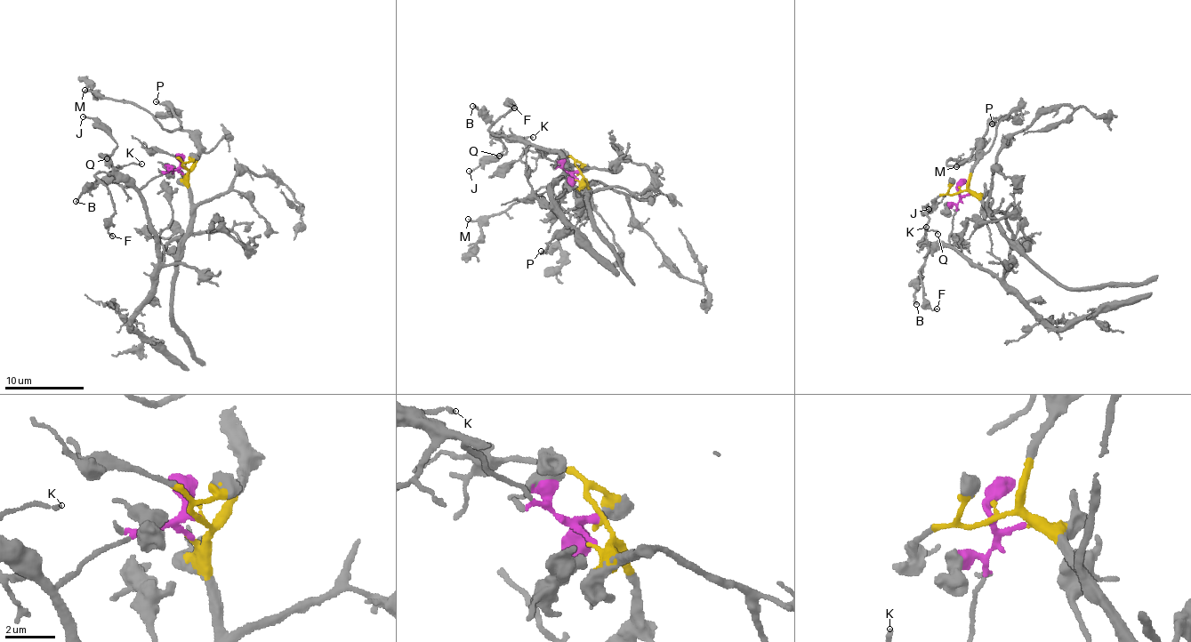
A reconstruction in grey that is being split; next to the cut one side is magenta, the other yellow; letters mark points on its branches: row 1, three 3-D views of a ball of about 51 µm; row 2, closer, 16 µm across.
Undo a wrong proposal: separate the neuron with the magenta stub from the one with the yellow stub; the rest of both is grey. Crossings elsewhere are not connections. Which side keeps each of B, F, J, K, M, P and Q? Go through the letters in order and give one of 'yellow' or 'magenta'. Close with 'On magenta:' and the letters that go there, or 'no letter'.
B: magenta
F: magenta
J: magenta
K: magenta
M: yellow
P: yellow
Q: magenta
On magenta: B, F, J, K, Q

